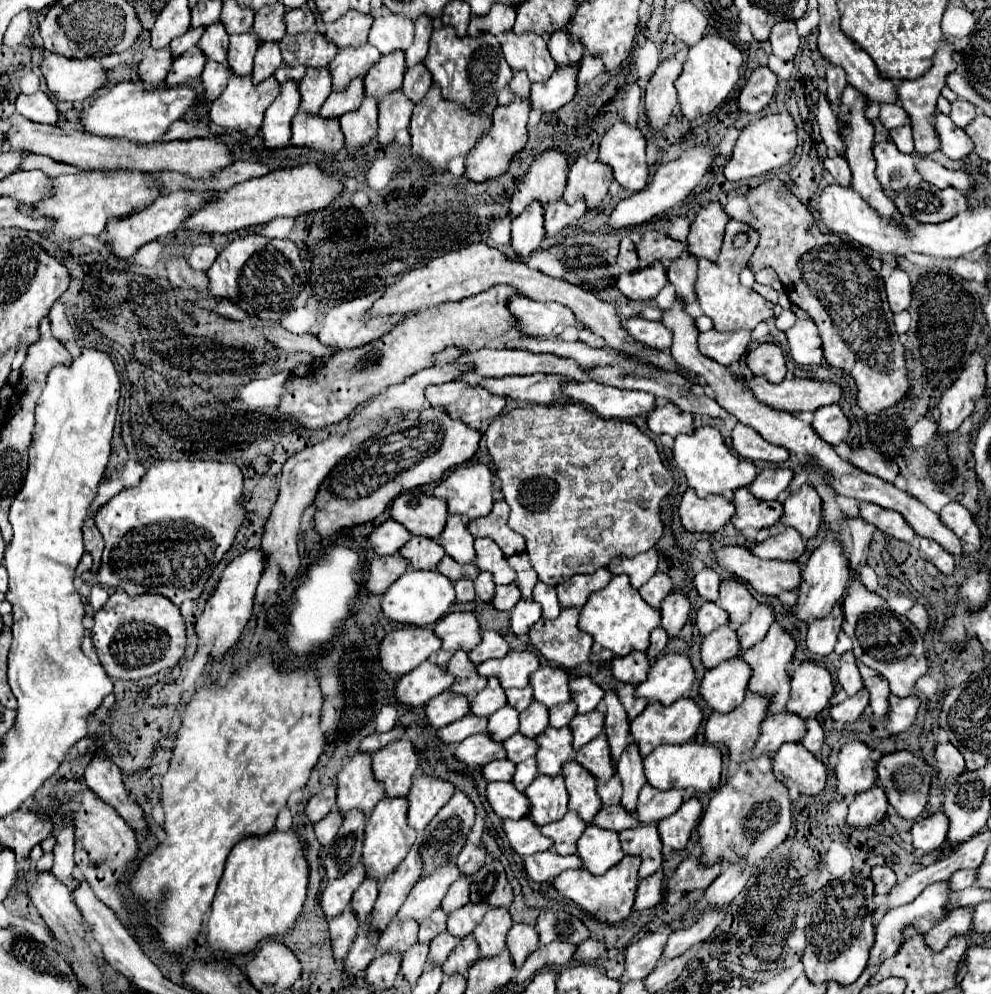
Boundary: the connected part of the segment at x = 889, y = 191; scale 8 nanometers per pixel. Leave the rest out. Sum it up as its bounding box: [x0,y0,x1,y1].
[873,140,915,198]

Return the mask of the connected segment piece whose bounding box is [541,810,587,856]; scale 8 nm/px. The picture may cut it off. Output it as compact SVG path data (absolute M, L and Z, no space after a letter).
M571 810L565 814L563 820L541 826L541 832L555 842L557 854L567 856L567 854L575 854L575 840L579 840L579 834L583 834L585 828L587 828L587 822L583 822L575 814L575 810Z

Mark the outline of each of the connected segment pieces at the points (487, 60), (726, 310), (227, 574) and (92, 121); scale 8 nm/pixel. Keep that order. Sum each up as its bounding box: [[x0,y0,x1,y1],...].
[[425,26,513,114],[695,220,773,332],[195,548,267,658],[81,82,197,142]]

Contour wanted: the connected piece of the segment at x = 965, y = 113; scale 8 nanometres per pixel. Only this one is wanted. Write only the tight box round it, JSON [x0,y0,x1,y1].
[949,100,975,128]

